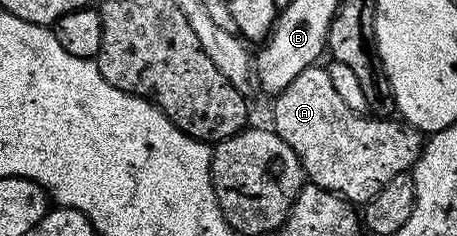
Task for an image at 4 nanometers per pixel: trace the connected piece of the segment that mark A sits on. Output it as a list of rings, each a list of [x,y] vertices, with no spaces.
[[[313,65],[273,100],[272,129],[300,157],[305,178],[334,191],[355,205],[365,205],[392,177],[407,174],[422,156],[423,132],[405,122],[393,123],[390,117],[374,117],[348,109],[332,86],[326,67]]]

